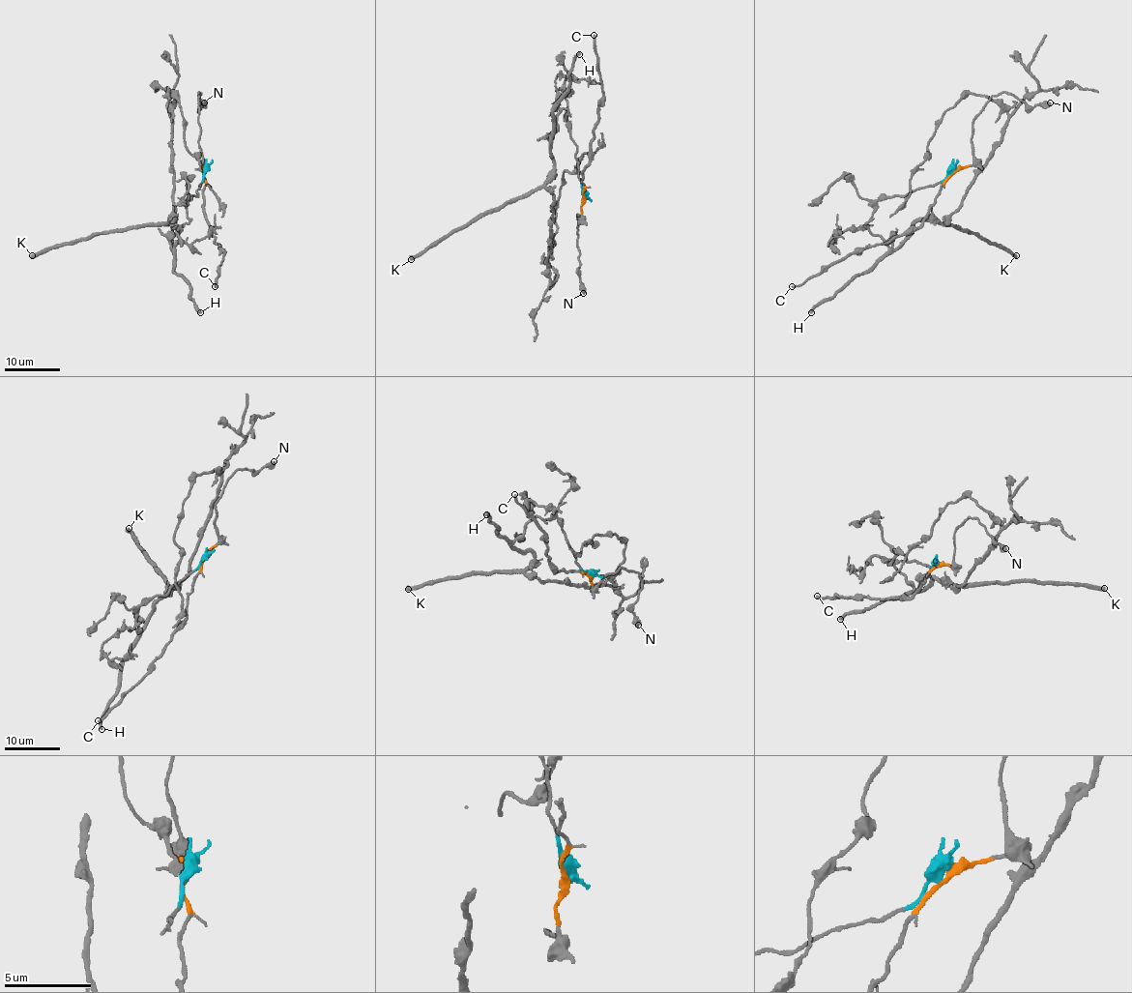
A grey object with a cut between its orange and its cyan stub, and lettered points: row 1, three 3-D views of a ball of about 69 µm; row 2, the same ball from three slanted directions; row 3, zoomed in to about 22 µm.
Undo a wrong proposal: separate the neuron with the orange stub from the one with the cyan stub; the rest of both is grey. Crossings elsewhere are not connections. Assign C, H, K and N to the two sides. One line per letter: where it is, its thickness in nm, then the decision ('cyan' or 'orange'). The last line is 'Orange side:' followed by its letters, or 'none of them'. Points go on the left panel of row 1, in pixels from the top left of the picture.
C: at (215, 286); 240 nm thick; orange
H: at (200, 312); 320 nm thick; cyan
K: at (32, 255); 480 nm thick; cyan
N: at (204, 102); 600 nm thick; orange
Orange side: C, N

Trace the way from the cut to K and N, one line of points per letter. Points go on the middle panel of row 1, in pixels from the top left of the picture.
K: (583, 196), (564, 108), (551, 138), (554, 161), (541, 186), (472, 219), (410, 259)
N: (583, 196), (582, 217), (578, 215), (579, 274), (583, 293)

